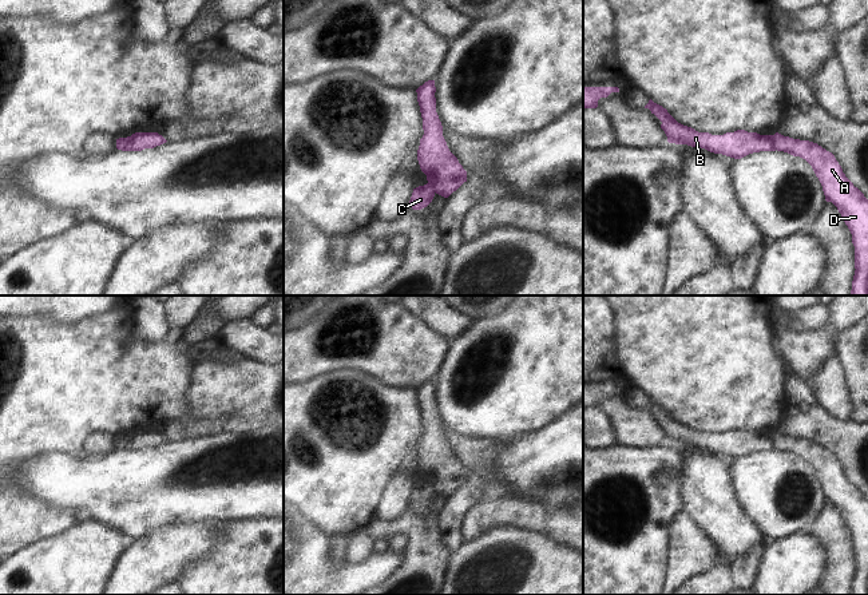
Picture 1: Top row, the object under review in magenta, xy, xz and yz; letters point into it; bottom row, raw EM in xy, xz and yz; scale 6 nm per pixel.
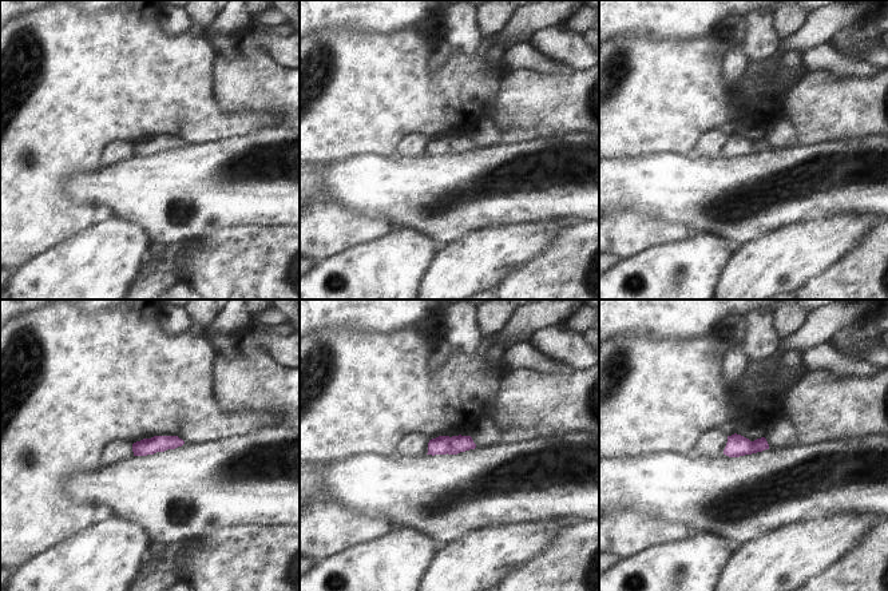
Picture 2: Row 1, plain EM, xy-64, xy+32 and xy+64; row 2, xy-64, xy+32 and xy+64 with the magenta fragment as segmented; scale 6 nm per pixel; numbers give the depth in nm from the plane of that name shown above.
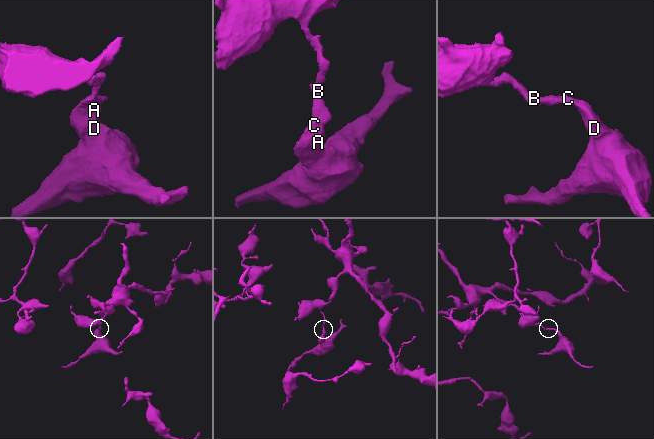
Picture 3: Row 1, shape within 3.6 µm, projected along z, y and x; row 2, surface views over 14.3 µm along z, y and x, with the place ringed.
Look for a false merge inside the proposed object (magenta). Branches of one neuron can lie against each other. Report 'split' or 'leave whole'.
split

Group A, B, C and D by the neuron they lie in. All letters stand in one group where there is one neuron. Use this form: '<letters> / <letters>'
A C D / B

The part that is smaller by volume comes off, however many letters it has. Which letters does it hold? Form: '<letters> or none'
A, C, D

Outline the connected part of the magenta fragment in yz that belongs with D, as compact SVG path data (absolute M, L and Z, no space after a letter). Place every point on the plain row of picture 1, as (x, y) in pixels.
M773 435L777 451L805 459L819 477L827 501L832 501L852 533L855 575L849 595L868 595L868 499L845 476L835 455L817 443Z

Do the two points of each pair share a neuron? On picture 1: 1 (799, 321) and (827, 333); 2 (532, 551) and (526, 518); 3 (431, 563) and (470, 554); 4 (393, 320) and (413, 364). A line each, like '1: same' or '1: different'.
1: different
2: different
3: different
4: same

